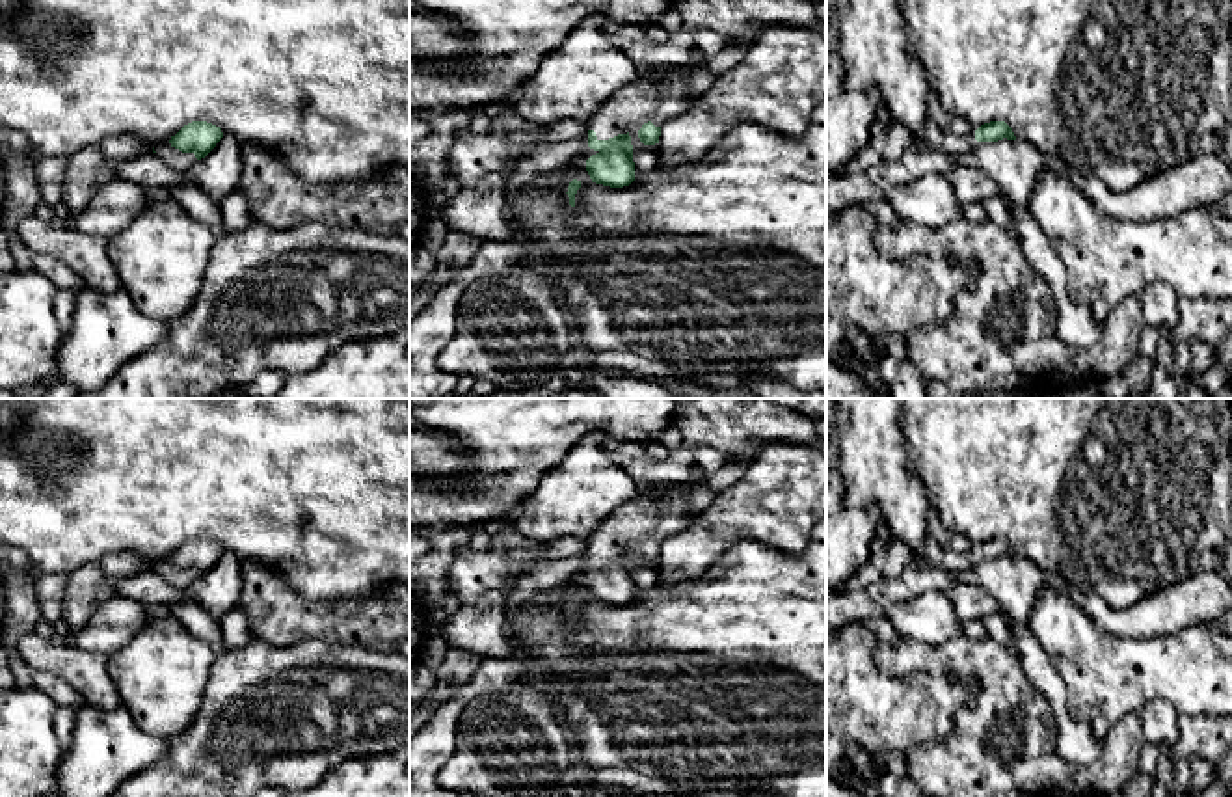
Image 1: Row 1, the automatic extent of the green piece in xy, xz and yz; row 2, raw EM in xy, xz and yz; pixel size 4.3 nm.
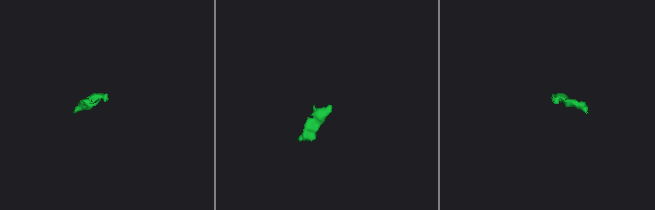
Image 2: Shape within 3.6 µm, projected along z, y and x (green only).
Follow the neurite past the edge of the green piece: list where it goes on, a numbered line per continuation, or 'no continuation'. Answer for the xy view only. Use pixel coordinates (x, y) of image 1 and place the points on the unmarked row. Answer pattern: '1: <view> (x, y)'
1: xy (175, 576)

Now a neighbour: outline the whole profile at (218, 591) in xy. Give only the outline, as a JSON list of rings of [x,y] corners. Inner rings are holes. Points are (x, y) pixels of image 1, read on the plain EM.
[[[223,553],[186,592],[192,601],[220,620],[238,603],[242,585],[242,561],[233,553]]]

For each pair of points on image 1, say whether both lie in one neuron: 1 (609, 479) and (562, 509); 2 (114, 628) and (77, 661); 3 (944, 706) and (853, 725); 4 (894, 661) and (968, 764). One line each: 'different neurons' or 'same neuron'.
1: same neuron
2: different neurons
3: same neuron
4: same neuron

